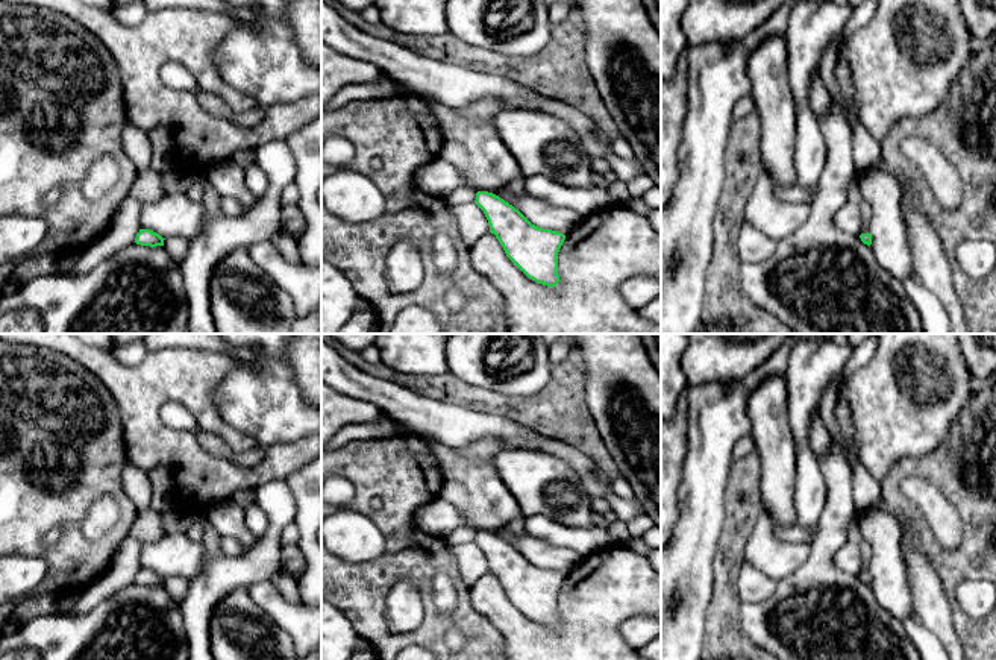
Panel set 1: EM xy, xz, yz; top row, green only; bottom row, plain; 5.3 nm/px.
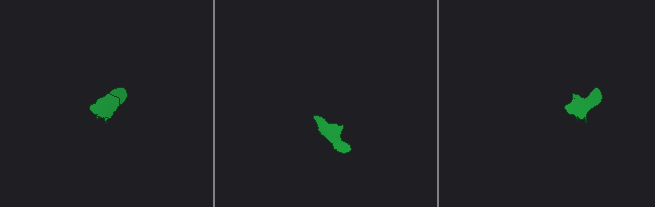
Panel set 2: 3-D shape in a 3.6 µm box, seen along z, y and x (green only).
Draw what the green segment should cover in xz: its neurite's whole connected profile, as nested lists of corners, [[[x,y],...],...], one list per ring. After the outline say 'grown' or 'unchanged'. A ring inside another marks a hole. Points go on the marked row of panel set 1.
[[[394,82],[394,94],[418,96],[434,114],[443,143],[459,143],[468,156],[468,171],[461,173],[464,185],[476,190],[476,200],[450,206],[461,243],[471,247],[491,232],[506,256],[532,281],[555,287],[559,282],[558,252],[565,235],[532,225],[518,209],[494,194],[521,178],[518,162],[511,155],[493,123],[461,117],[455,108]]]; grown

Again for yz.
[[[834,100],[828,112],[817,118],[826,146],[826,159],[817,182],[817,194],[810,203],[810,217],[793,234],[778,241],[770,258],[755,264],[740,264],[741,293],[796,334],[925,334],[920,314],[902,284],[905,278],[916,276],[916,269],[900,214],[900,184],[878,168],[867,171],[858,184],[863,199],[872,209],[869,232],[858,237],[837,229],[834,215],[847,202],[847,185],[855,170],[853,135],[849,121]]]; grown

